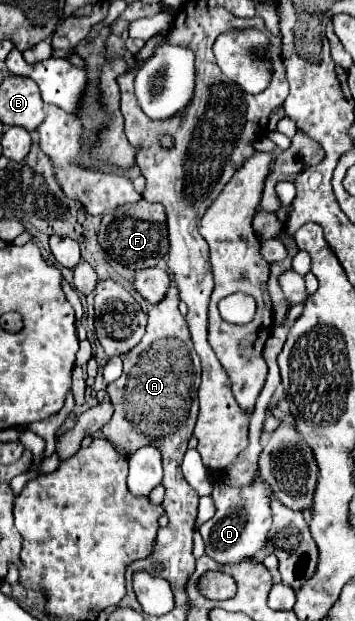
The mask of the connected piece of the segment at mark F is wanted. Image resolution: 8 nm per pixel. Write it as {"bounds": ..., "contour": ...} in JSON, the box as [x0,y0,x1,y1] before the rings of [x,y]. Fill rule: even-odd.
{"bounds":[98,199,168,271],"contour":[[[140,199],[138,203],[130,203],[118,207],[112,213],[106,213],[98,229],[98,245],[112,261],[132,271],[158,265],[160,257],[168,253],[168,229],[164,207],[160,203],[148,203]]]}

